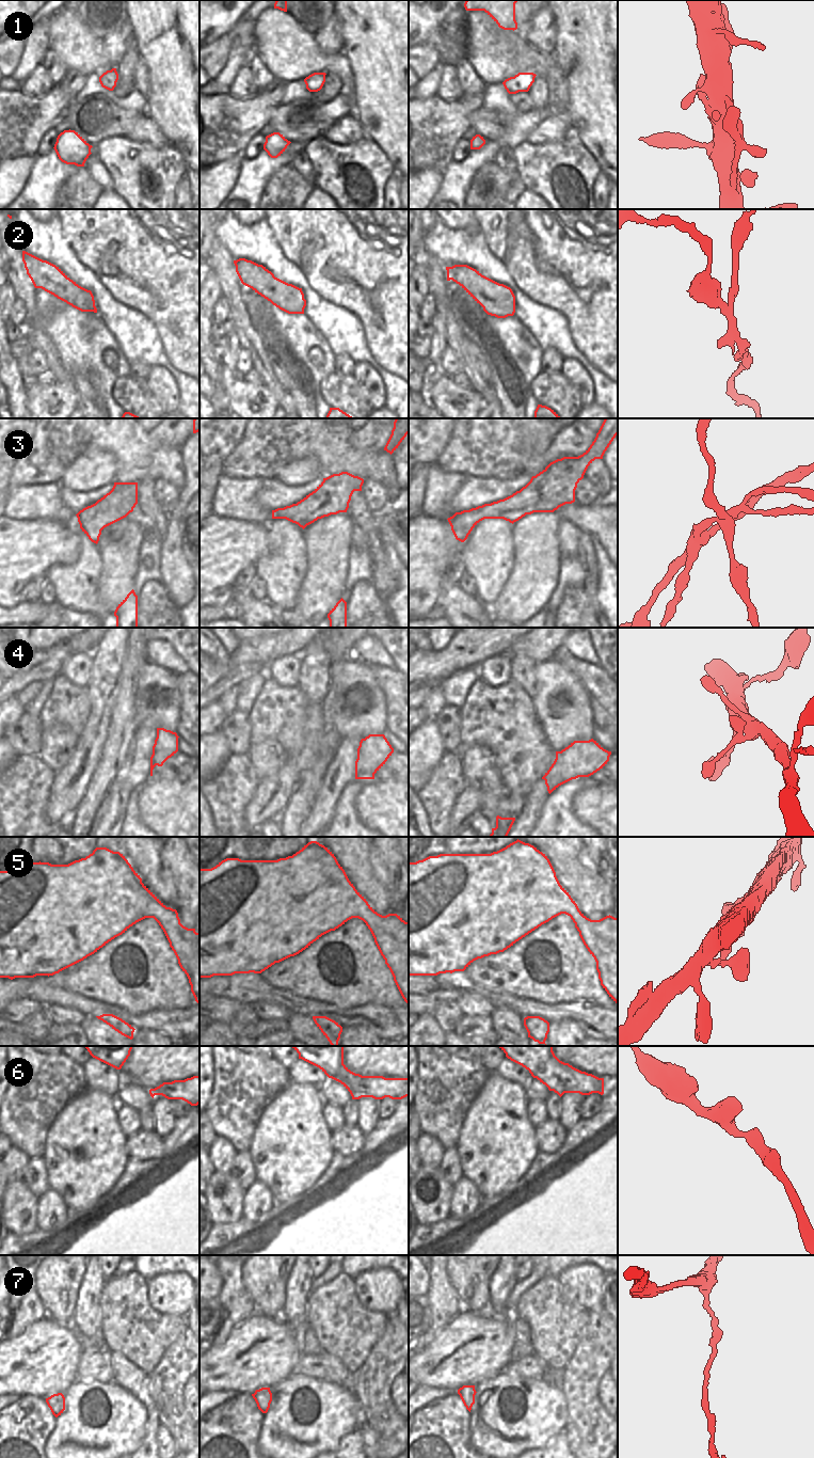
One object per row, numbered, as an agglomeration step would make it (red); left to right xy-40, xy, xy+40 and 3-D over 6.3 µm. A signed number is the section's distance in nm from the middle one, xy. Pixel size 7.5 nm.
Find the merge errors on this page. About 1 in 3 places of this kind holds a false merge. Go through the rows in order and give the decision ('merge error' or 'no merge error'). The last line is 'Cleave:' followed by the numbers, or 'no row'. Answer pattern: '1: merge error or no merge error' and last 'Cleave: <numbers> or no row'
1: no merge error
2: merge error
3: merge error
4: no merge error
5: no merge error
6: no merge error
7: no merge error
Cleave: 2, 3

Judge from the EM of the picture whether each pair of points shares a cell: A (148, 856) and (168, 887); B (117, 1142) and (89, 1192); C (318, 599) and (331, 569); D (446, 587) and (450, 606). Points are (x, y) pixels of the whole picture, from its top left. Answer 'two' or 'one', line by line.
A: one
B: one
C: one
D: one

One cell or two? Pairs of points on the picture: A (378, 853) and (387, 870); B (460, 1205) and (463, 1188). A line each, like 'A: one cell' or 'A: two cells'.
A: one cell
B: one cell

